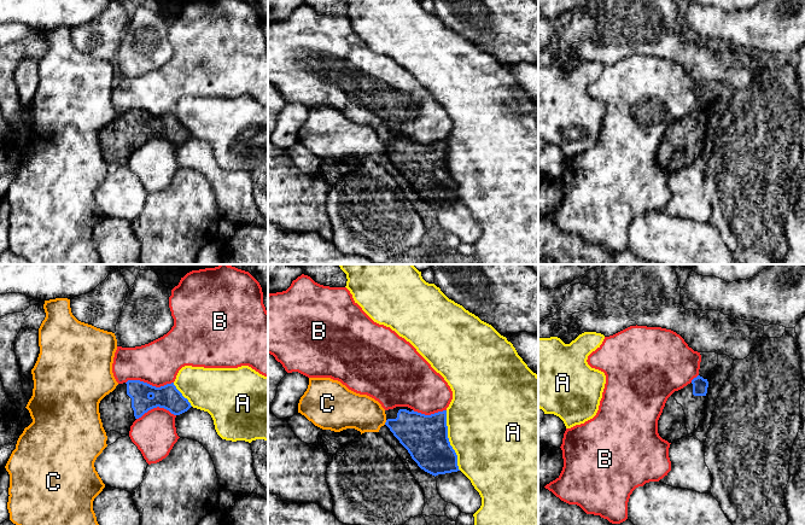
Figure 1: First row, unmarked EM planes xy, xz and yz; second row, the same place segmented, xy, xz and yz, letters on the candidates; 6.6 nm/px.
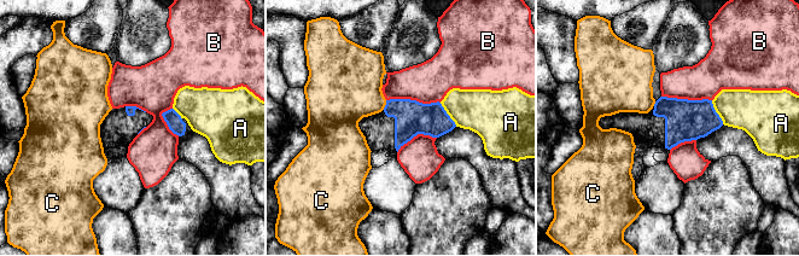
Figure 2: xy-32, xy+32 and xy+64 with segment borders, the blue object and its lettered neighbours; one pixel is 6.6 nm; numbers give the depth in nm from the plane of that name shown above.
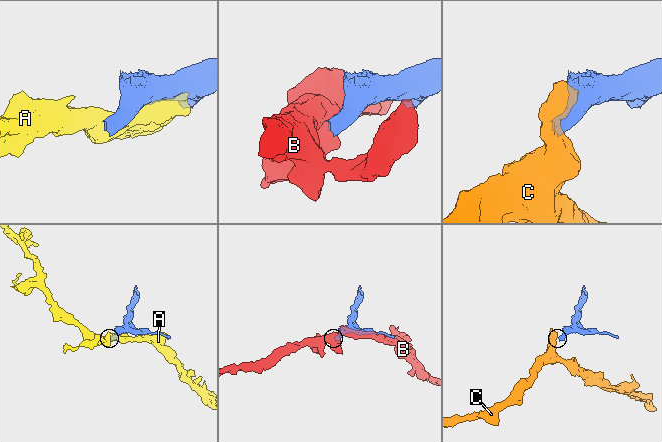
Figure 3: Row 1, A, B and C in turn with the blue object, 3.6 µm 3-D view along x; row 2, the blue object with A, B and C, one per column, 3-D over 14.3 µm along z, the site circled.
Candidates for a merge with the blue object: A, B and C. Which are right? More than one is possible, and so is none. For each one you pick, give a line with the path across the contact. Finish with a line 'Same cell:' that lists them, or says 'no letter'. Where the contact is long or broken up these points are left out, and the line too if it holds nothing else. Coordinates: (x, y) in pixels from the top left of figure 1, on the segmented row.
Same cell: no letter

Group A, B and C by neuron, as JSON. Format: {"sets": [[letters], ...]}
{"sets": [["A"], ["B"], ["C"]]}

